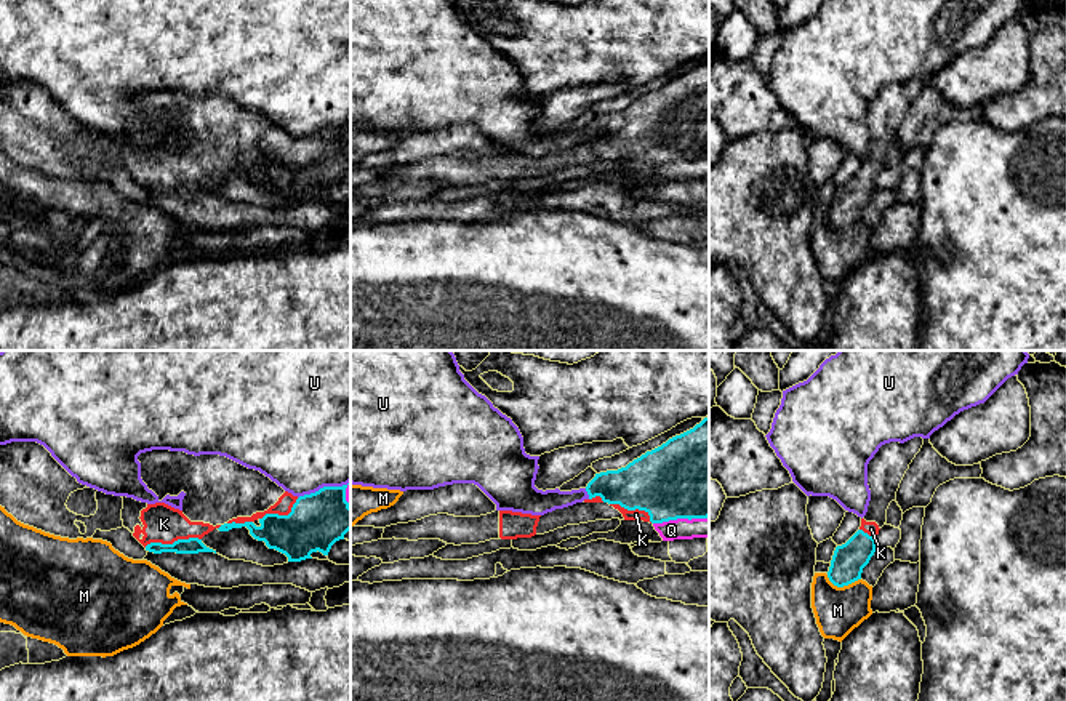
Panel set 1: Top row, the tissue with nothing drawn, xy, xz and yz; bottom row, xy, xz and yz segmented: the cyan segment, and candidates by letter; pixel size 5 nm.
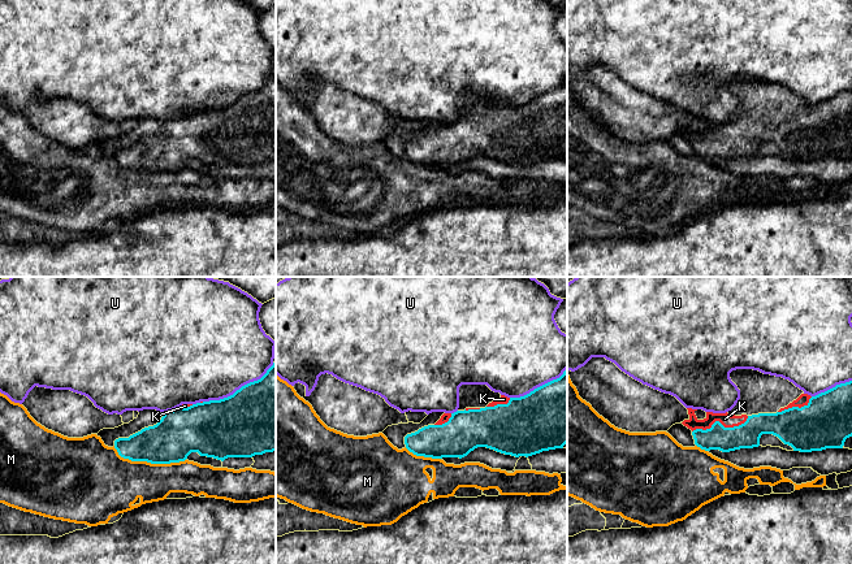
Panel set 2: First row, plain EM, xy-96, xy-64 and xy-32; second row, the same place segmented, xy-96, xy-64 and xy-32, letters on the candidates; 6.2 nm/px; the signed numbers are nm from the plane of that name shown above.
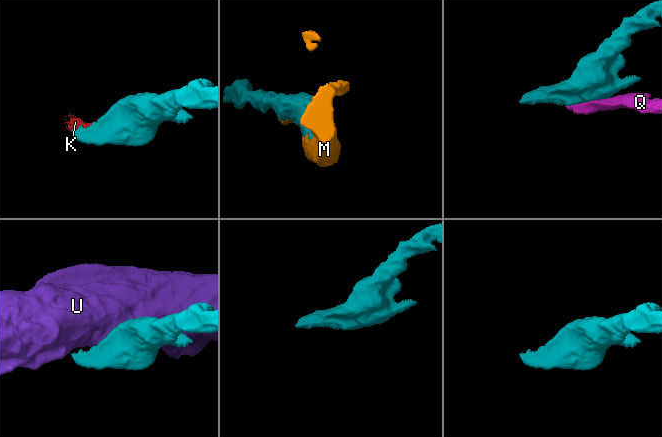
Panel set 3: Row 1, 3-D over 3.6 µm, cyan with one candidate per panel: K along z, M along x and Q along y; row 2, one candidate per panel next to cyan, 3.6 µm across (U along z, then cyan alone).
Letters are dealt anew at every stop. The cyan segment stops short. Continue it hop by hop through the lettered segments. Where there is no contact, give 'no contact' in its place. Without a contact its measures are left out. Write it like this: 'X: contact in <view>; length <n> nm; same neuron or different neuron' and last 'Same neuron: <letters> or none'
K: contact in xy; length 300 nm; same neuron
M: contact in yz; length 180 nm; different neuron
Q: contact in xz; length 280 nm; different neuron
U: contact in xy; length 280 nm; different neuron
Same neuron: K

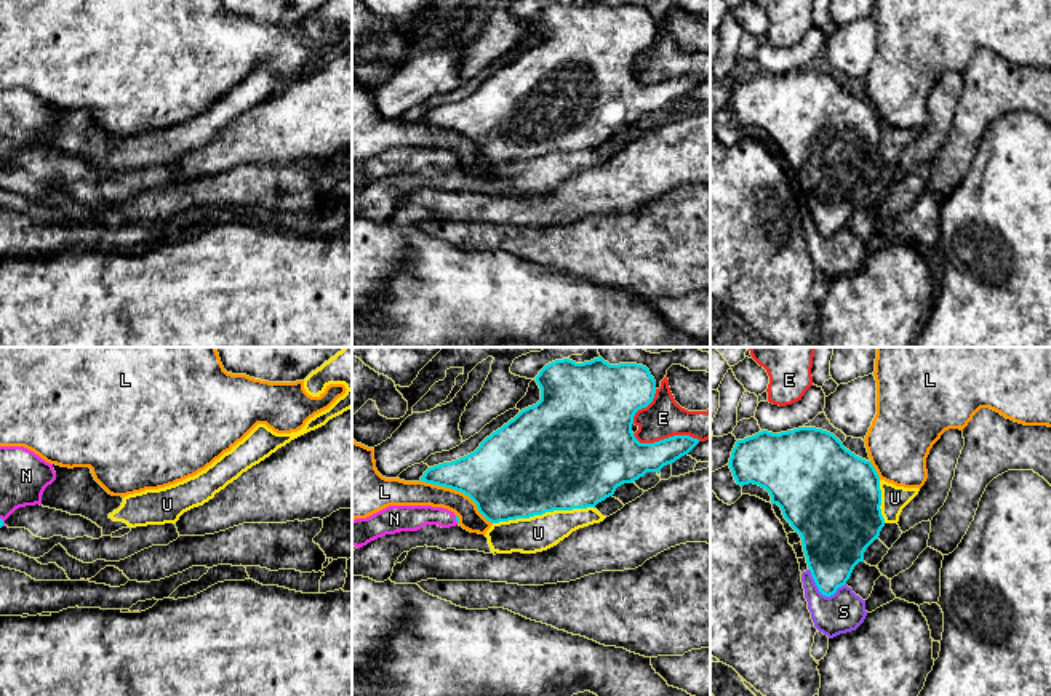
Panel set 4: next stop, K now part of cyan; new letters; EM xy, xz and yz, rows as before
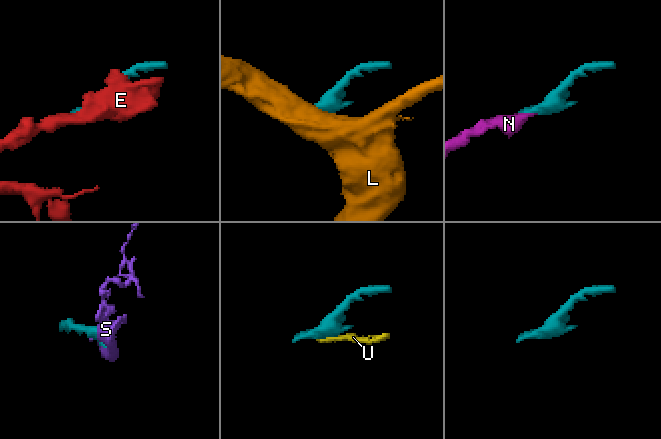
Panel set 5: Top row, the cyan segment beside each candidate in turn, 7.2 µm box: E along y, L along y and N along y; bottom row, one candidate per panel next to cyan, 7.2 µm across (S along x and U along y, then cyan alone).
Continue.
E: contact in xz; length 340 nm; different neuron
L: contact in xz; length 420 nm; different neuron
N: contact in xy; length 50 nm; same neuron
S: contact in yz; length 200 nm; different neuron
U: contact in xz; length 500 nm; different neuron
Same neuron: N

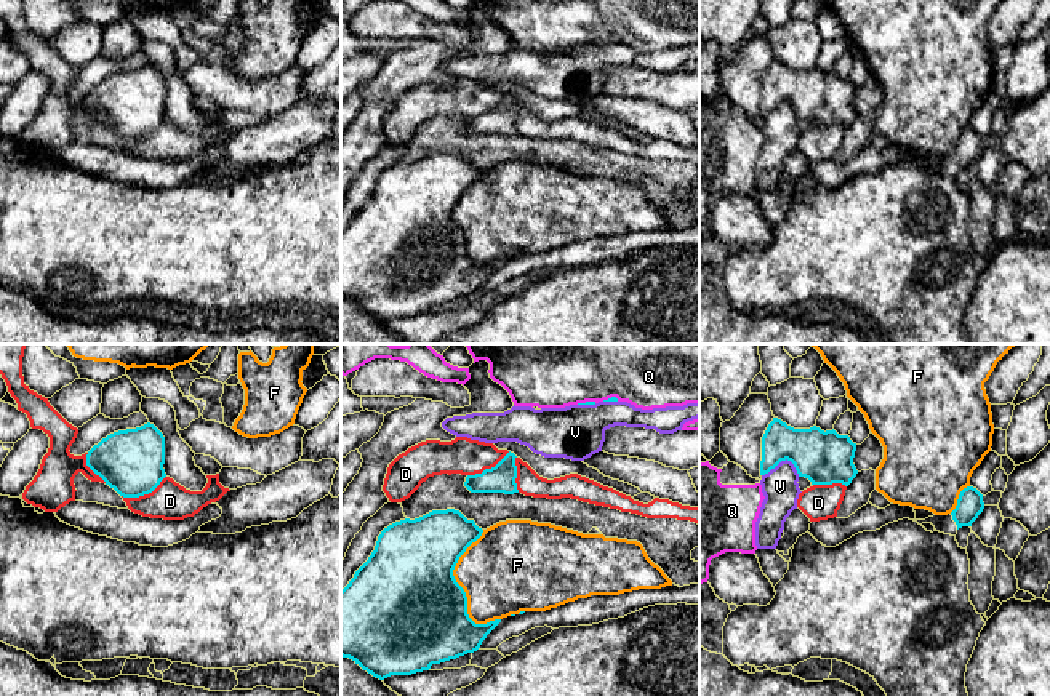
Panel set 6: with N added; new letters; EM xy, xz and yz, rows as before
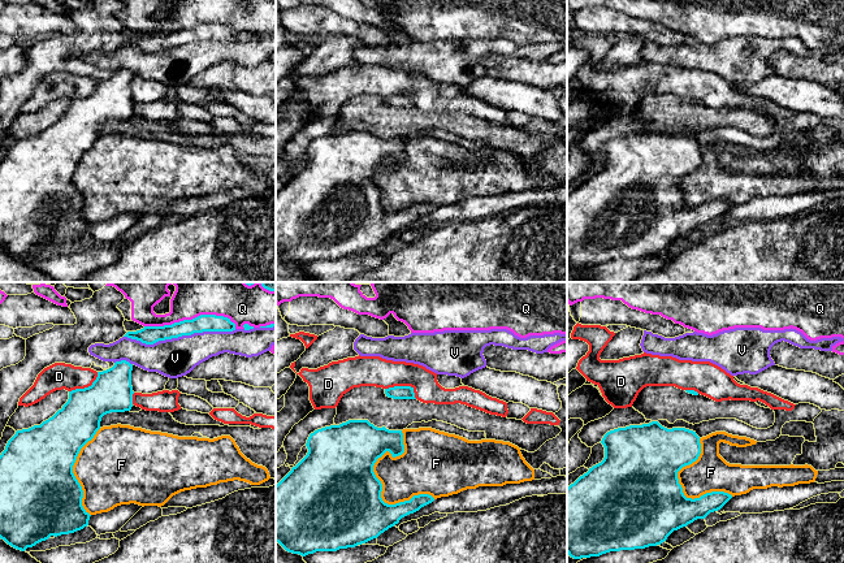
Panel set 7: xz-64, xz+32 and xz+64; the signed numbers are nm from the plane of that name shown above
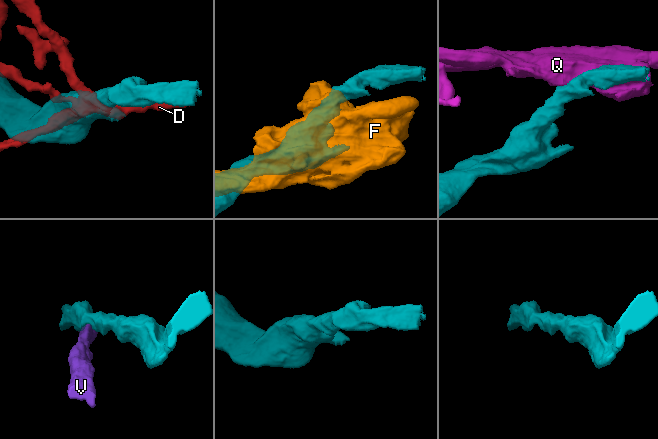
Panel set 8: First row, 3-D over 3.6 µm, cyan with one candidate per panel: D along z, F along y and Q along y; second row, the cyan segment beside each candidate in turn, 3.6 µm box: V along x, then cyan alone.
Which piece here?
D: contact in xy; length 240 nm; different neuron
F: contact in xz; length 480 nm; different neuron
Q: contact in xz; length 100 nm; different neuron
V: contact in yz; length 190 nm; different neuron
Same neuron: none

